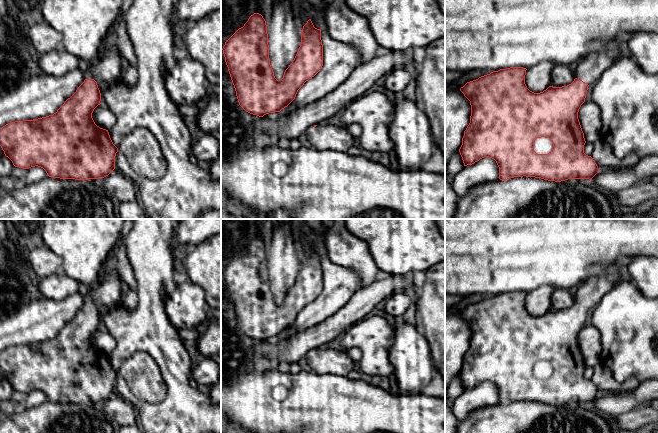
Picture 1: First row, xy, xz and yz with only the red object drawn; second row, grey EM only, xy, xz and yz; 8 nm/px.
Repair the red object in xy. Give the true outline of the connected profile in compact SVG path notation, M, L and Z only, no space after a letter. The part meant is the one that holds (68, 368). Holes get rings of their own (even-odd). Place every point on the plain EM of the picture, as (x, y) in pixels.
M121 234L103 265L100 281L84 296L85 304L53 339L10 346L0 352L0 370L15 391L43 392L49 401L60 403L89 404L108 400L115 393L118 372L113 368L109 356L97 350L92 342L94 333L100 329L99 305L116 307L123 301L121 276L118 270L116 249L123 244Z

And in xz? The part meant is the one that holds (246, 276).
M261 238L251 239L244 250L226 264L222 274L239 329L246 336L259 341L280 336L287 331L304 307L314 301L323 290L321 253L315 252L311 243L303 250L298 276L281 304L275 302L270 289L267 249Z

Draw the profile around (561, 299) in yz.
M555 288L551 296L551 310L562 311L571 308L575 298L571 296L568 289Z

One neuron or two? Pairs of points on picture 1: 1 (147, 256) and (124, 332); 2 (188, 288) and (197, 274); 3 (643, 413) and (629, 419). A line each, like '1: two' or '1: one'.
1: one
2: two
3: one

